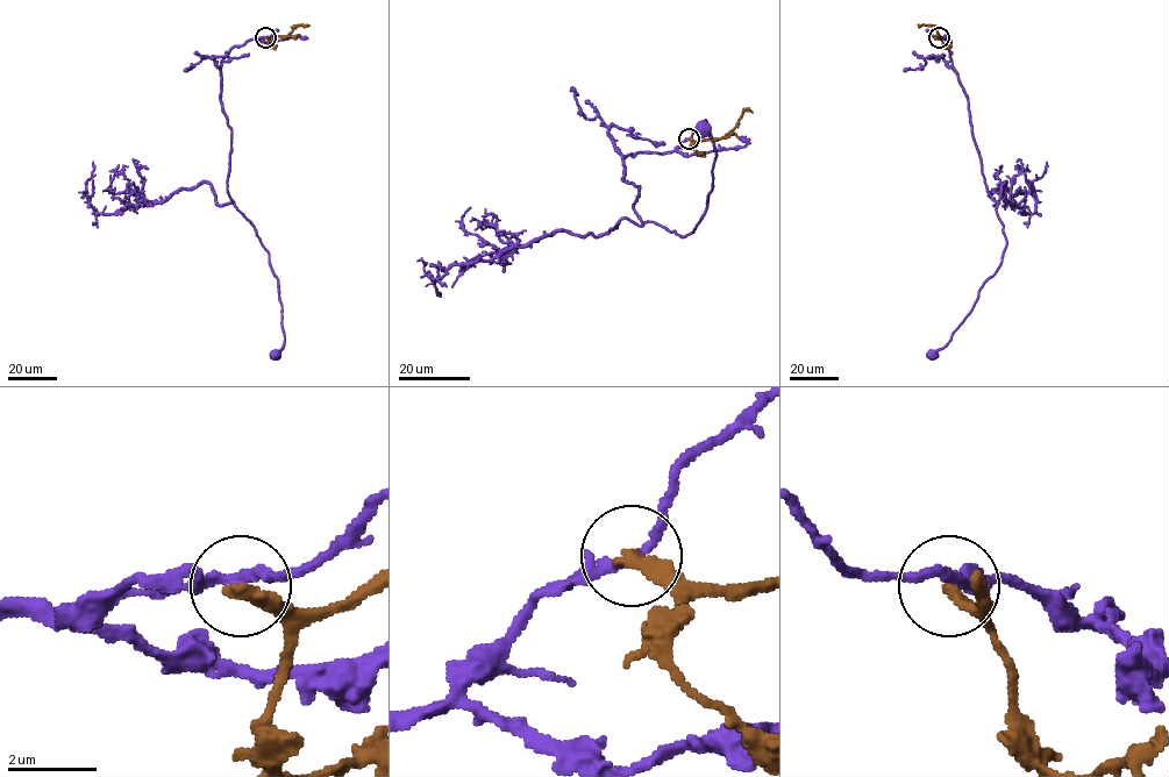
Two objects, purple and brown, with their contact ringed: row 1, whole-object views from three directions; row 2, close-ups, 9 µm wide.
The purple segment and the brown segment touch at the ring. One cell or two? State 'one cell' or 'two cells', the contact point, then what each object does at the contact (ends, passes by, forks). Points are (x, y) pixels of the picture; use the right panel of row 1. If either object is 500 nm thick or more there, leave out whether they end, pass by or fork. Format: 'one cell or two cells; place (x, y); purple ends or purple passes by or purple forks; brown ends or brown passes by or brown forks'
two cells; place (939, 37); purple passes by; brown ends

